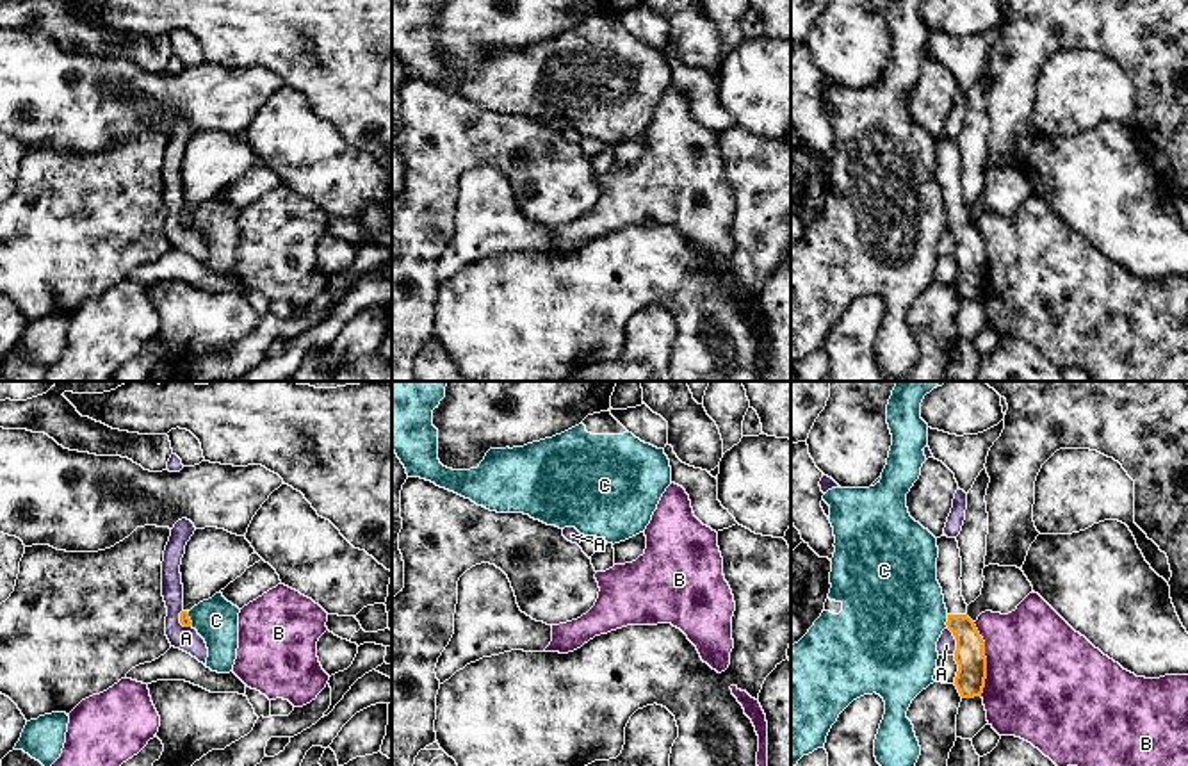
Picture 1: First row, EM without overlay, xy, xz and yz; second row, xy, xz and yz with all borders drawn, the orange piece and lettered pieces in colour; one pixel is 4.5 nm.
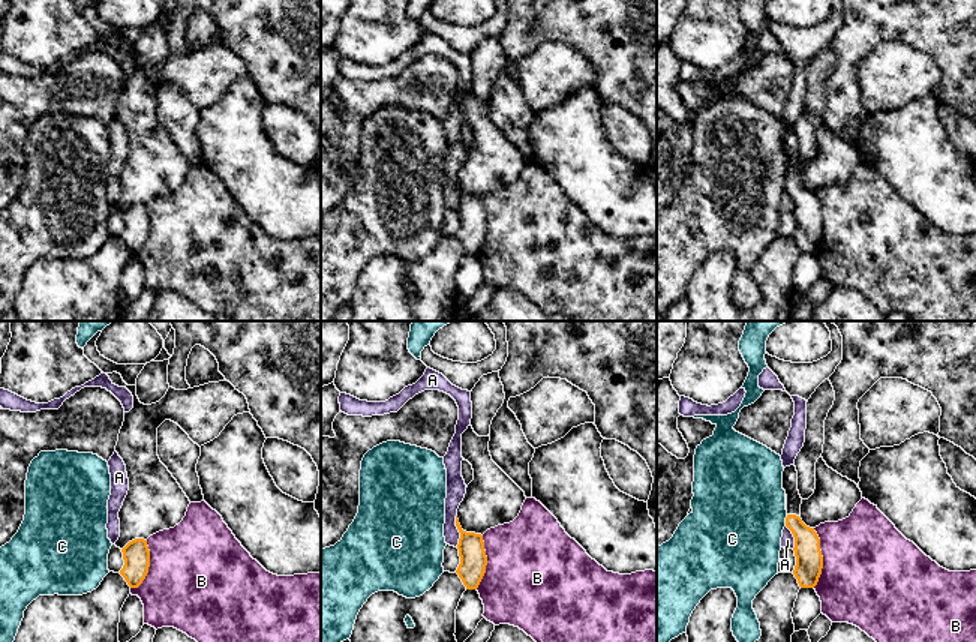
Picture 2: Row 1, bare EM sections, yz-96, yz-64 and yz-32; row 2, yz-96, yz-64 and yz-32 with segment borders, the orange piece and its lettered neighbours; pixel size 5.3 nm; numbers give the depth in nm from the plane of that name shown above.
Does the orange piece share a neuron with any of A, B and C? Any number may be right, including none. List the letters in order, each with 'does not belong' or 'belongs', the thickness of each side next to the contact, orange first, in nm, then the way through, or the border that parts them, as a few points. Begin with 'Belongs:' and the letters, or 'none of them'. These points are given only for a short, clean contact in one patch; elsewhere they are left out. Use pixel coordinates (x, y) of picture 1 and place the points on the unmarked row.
Belongs: none of them
A: does not belong; calibres 140 and 90 nm; border yz (946, 228), (955, 241), (955, 255)
B: does not belong; calibres 140 and 480 nm
C: does not belong; calibres 140 and 460 nm; border yz (948, 216), (946, 227)

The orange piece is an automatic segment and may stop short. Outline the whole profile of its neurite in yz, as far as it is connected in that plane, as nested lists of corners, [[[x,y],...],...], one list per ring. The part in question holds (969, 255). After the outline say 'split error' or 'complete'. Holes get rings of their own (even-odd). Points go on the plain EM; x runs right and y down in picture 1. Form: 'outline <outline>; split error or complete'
outline [[[944,135],[937,139],[937,148],[937,182],[948,210],[946,226],[956,240],[955,262],[958,273],[955,287],[962,299],[981,297],[987,280],[985,242],[974,223],[967,217],[967,205],[962,198],[962,159],[958,143]]]; split error

